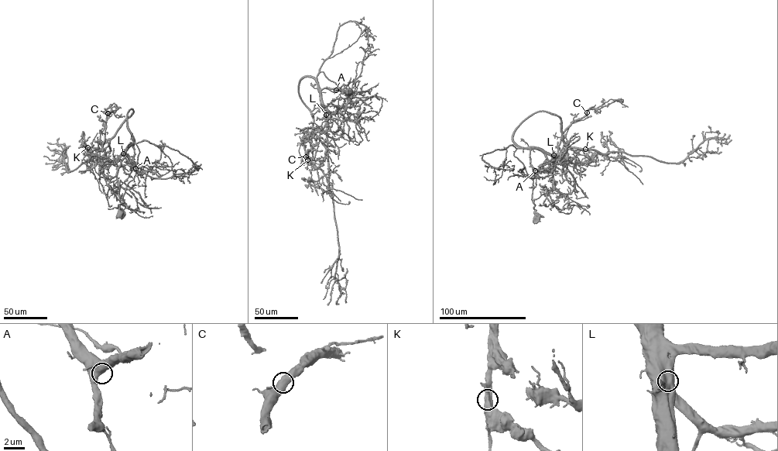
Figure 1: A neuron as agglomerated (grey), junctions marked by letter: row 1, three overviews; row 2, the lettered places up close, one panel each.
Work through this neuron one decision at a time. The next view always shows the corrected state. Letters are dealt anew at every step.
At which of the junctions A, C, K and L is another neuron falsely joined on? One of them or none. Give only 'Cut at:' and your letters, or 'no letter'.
Cut at: no letter

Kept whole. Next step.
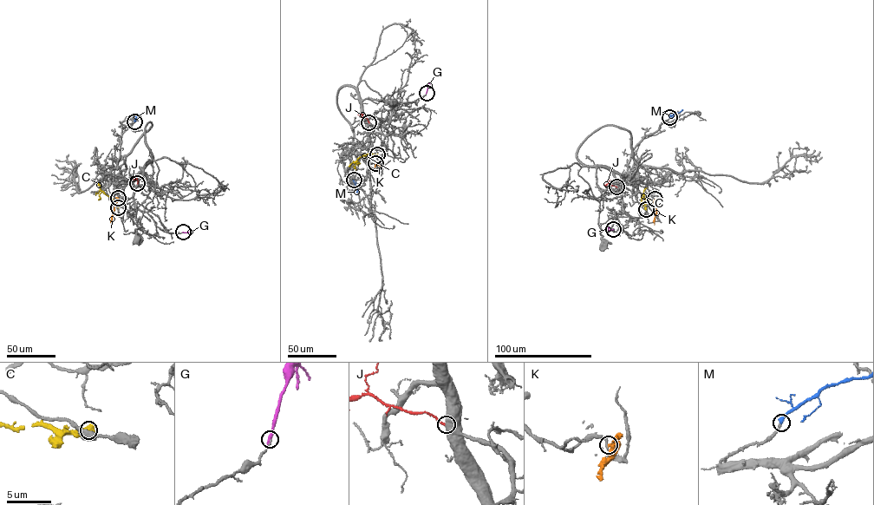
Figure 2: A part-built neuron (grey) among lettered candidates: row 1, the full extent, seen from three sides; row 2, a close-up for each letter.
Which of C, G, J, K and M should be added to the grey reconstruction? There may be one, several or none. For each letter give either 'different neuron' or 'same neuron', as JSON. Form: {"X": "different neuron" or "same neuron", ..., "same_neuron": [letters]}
{"C": "different neuron", "G": "different neuron", "J": "different neuron", "K": "different neuron", "M": "same neuron", "same_neuron": ["M"]}

